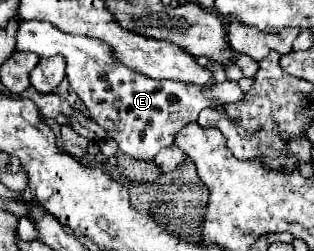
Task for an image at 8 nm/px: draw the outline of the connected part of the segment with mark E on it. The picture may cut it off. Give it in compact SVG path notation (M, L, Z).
M20 21L18 25L18 35L16 35L16 51L32 51L40 57L50 57L50 55L62 55L66 59L66 77L86 109L92 113L92 119L106 129L108 137L112 137L120 151L142 161L150 161L156 157L156 153L164 147L172 145L172 137L186 127L188 123L194 123L198 119L198 113L206 107L212 107L216 101L220 103L234 103L244 97L242 89L237 82L224 81L216 83L214 87L200 87L200 85L188 85L182 81L158 81L144 77L142 73L136 73L124 65L120 65L114 57L112 51L102 45L102 41L90 39L90 37L74 37L68 33L62 33L56 29L52 23L46 21Z

